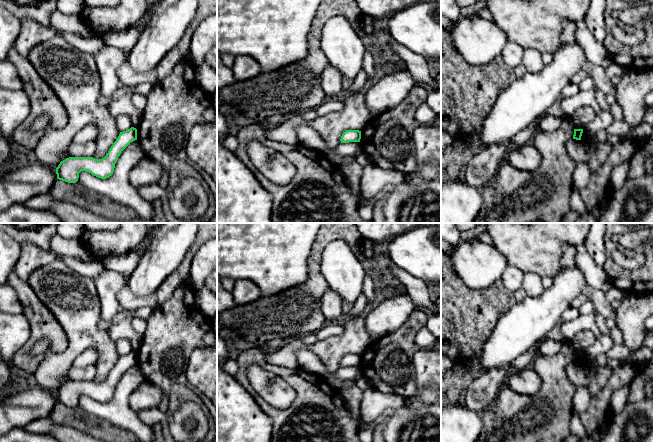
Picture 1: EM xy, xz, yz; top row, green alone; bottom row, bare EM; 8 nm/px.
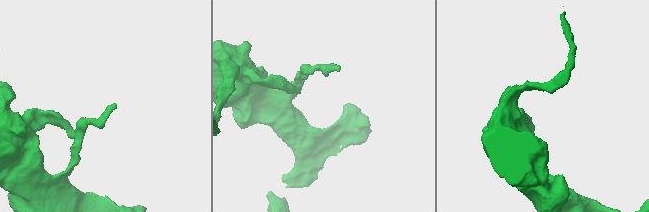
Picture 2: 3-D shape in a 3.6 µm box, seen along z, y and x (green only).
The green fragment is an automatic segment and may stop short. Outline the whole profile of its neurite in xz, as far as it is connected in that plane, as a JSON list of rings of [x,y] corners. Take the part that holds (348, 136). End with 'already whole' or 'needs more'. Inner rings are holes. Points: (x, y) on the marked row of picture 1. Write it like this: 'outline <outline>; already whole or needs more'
outline [[[346,130],[343,132],[341,136],[341,143],[349,143],[349,142],[360,142],[361,139],[361,131],[359,130]]]; already whole

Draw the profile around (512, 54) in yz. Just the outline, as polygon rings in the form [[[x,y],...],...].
[[[508,41],[501,54],[504,63],[513,69],[521,64],[524,49],[515,42]]]

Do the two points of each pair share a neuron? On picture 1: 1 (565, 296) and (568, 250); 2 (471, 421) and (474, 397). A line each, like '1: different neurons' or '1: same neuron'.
1: different neurons
2: different neurons

